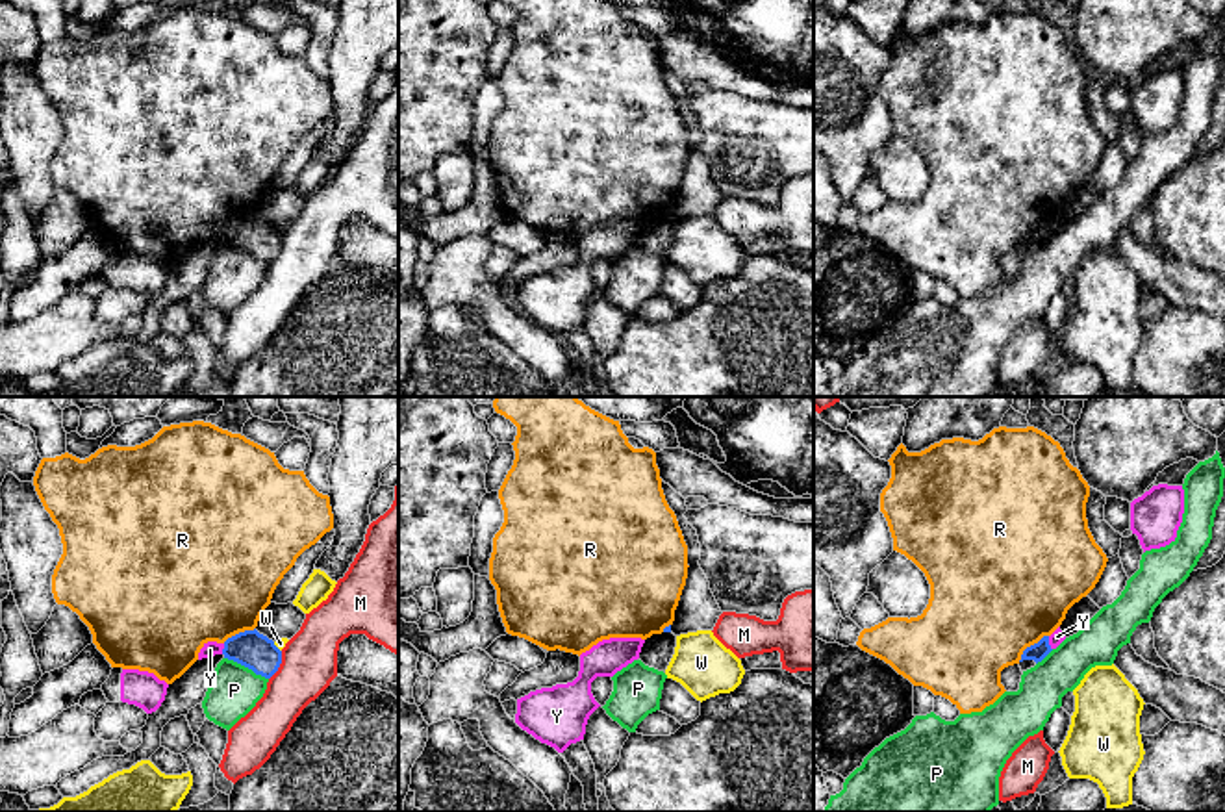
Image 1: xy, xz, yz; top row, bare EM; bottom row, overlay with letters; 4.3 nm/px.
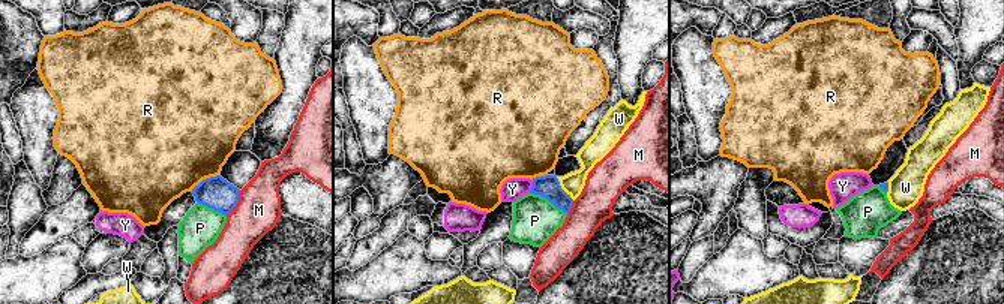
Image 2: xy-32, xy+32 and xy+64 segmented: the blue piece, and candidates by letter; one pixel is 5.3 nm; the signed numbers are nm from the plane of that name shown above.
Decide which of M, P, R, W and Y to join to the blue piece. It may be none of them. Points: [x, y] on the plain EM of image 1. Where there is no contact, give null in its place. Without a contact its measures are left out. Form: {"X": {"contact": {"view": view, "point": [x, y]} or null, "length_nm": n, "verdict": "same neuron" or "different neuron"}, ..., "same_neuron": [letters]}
{"M": {"contact": {"view": "xy", "point": [278, 251]}, "length_nm": 140, "verdict": "different neuron"}, "P": {"contact": {"view": "xy", "point": [247, 251]}, "length_nm": 220, "verdict": "different neuron"}, "R": {"contact": {"view": "yz", "point": [1031, 230]}, "length_nm": 180, "verdict": "different neuron"}, "W": {"contact": {"view": "xy", "point": [277, 232]}, "length_nm": 60, "verdict": "different neuron"}, "Y": {"contact": {"view": "yz", "point": [1048, 228]}, "length_nm": 70, "verdict": "different neuron"}, "same_neuron": []}

